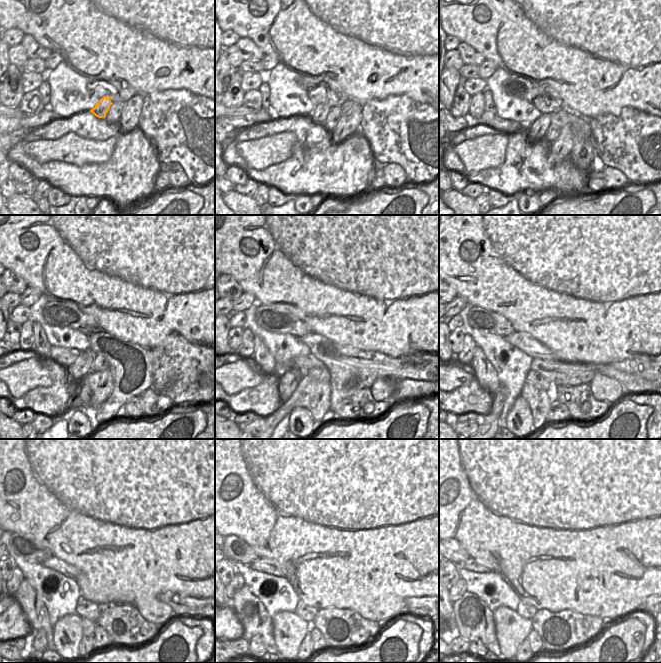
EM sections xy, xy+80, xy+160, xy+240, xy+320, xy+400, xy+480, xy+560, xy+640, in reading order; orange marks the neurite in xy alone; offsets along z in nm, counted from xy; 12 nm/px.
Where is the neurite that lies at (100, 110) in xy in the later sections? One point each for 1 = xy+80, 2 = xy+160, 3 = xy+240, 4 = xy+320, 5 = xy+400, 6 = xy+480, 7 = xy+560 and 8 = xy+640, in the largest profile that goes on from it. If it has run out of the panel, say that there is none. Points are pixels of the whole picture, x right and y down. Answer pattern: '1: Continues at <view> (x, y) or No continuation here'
1: Continues at xy+80 (319, 114)
2: Continues at xy+160 (536, 132)
3: Continues at xy+240 (82, 366)
4: Continues at xy+320 (288, 382)
5: Continues at xy+400 (498, 398)
6: Continues at xy+480 (38, 642)
7: Continues at xy+560 (256, 642)
8: Continues at xy+640 (477, 642)

